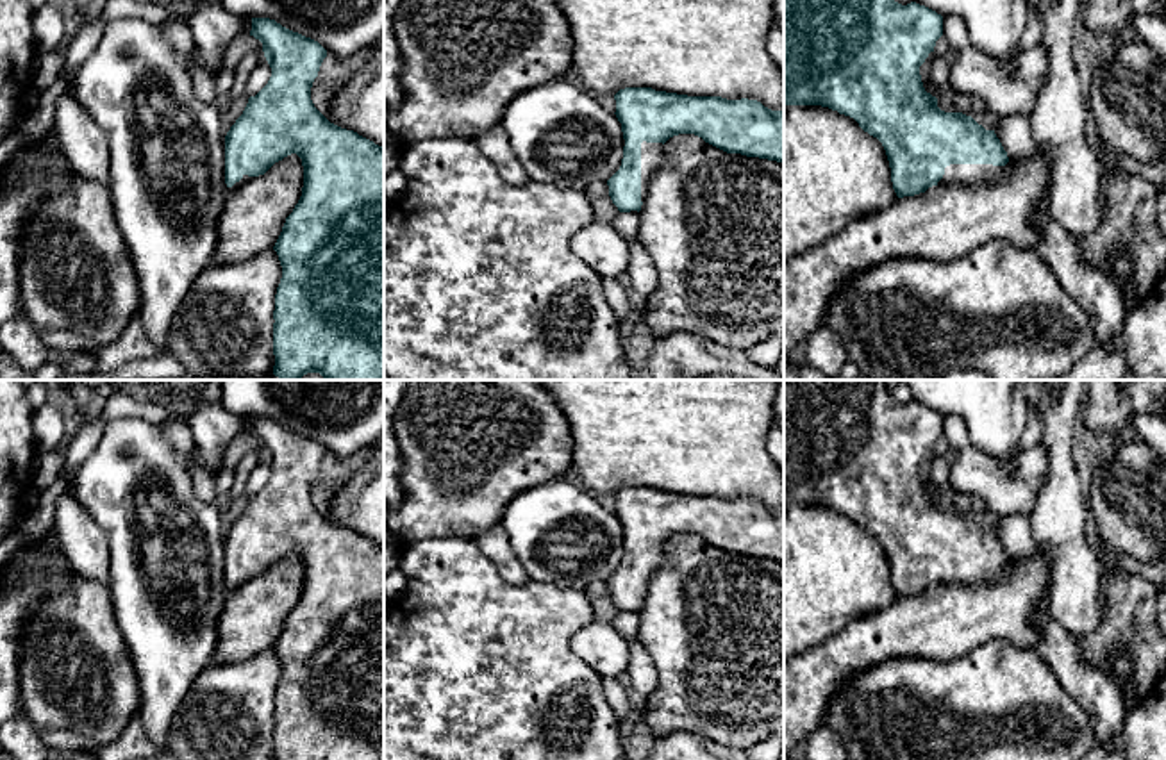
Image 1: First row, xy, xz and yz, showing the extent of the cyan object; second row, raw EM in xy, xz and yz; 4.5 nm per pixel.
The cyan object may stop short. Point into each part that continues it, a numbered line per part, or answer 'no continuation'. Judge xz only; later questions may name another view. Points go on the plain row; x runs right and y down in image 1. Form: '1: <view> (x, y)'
1: xz (650, 552)

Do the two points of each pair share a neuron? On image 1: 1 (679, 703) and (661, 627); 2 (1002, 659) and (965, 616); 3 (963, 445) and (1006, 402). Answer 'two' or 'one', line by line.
1: one
2: two
3: two

